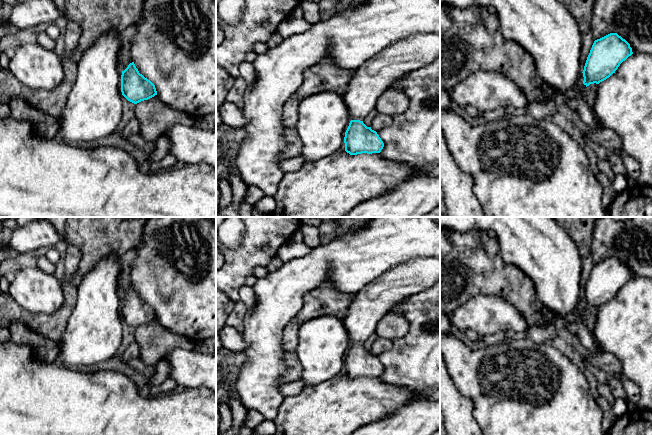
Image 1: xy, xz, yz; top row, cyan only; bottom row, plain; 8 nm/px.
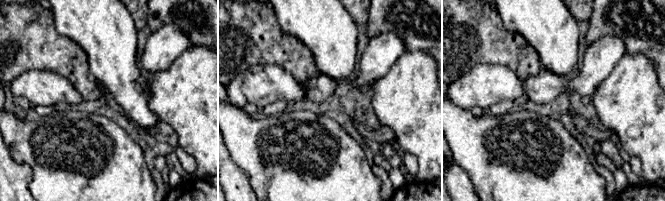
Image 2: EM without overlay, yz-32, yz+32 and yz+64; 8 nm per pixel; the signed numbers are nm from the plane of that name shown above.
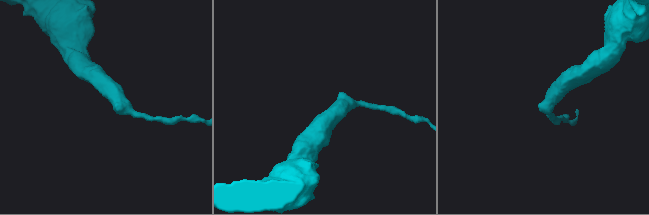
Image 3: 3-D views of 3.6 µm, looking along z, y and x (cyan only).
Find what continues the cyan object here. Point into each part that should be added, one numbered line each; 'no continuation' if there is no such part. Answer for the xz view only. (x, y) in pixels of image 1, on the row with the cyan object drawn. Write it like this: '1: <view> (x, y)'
1: xz (410, 53)

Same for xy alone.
no continuation

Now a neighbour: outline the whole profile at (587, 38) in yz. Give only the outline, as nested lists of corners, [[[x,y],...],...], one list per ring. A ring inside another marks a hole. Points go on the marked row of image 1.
[[[591,31],[587,33],[582,33],[581,36],[582,36],[582,48],[580,57],[580,70],[583,72],[587,57],[590,53],[590,50],[592,48],[595,39]]]

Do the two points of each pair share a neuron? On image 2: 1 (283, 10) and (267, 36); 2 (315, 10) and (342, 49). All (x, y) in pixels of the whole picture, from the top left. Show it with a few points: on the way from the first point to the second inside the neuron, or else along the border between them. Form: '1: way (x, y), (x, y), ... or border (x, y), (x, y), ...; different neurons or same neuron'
1: border (273, 10), (278, 26), (284, 32), (293, 36); different neurons
2: way (319, 20), (330, 32), (332, 39); same neuron

